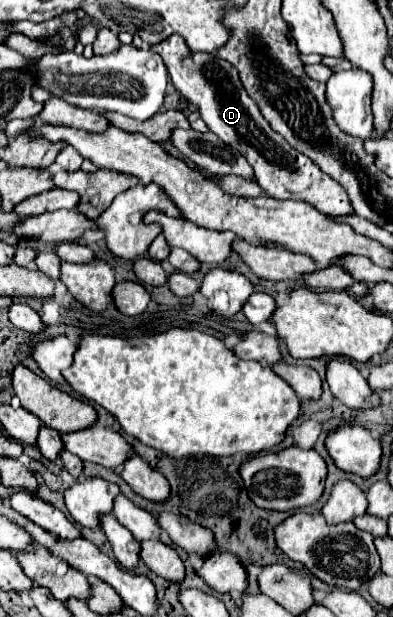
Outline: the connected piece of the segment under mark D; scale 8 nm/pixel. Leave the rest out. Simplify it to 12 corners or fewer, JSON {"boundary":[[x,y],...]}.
{"boundary":[[177,34],[151,50],[209,130],[277,200],[355,214],[345,188],[269,128],[233,64]]}

